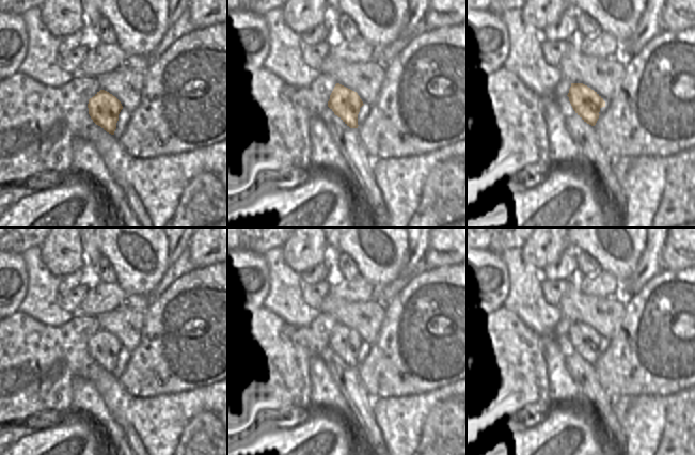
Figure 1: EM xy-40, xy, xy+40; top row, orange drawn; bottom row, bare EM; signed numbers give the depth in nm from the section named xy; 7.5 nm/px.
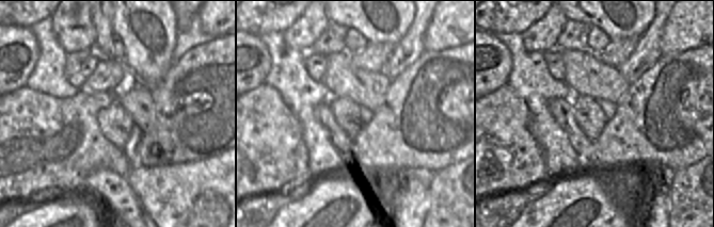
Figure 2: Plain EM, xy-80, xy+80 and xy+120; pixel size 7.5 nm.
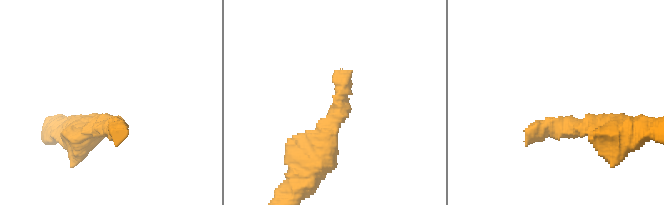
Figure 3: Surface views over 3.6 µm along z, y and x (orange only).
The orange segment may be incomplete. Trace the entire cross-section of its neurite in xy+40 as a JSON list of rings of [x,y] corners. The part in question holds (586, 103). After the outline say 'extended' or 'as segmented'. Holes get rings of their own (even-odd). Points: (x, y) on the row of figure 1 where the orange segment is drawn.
[[[571,83],[567,96],[575,113],[587,124],[595,126],[600,109],[605,107],[603,98],[583,83]]]; as segmented

